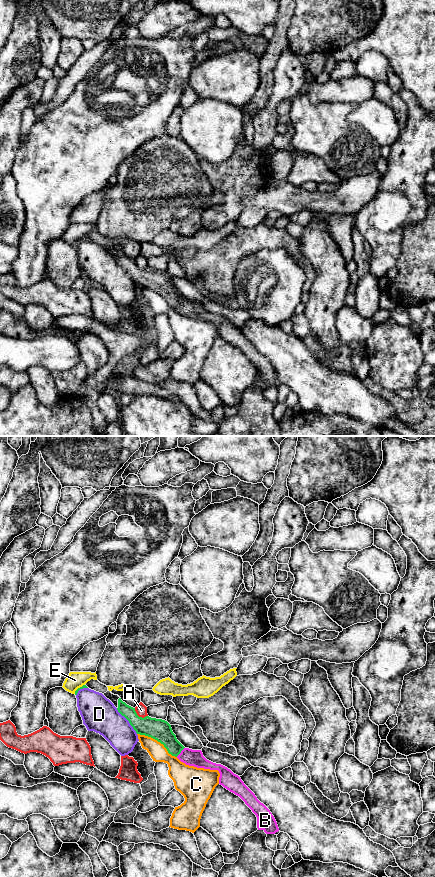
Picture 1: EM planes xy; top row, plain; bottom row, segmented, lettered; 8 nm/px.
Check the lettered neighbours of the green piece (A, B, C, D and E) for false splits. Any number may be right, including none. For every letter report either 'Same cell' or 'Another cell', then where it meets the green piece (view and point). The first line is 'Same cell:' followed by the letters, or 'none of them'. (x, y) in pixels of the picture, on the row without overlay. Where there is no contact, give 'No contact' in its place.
Same cell: B
A: Another cell. Touches green at xy (138, 268)
B: Same cell. Touches green at xy (180, 304)
C: Another cell. Touches green at xy (158, 293)
D: Another cell. Touches green at xy (128, 272)
E: Another cell. Touches green at xy (78, 240)

